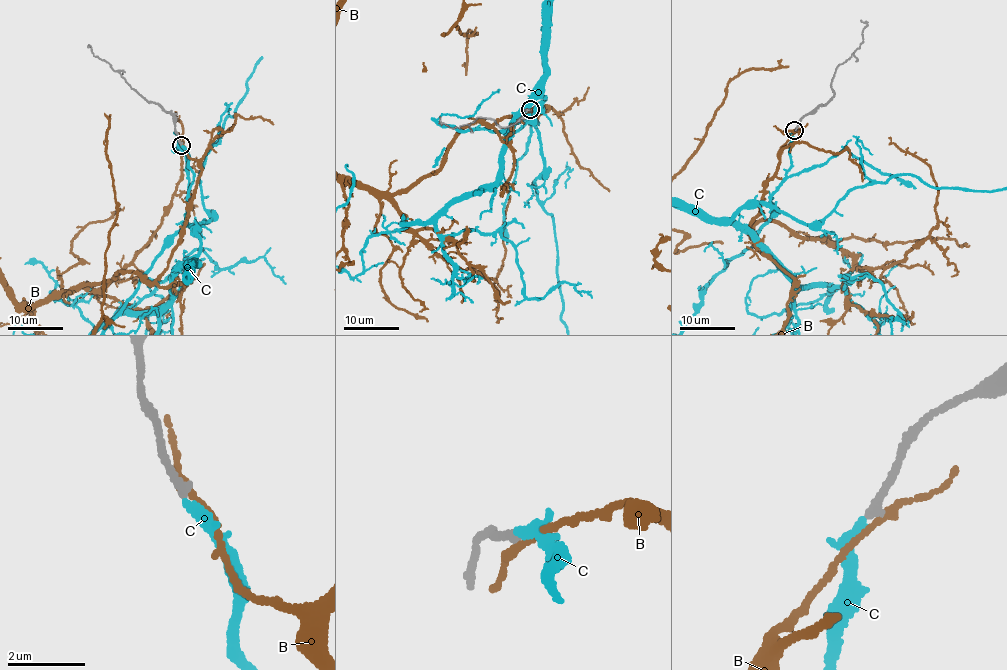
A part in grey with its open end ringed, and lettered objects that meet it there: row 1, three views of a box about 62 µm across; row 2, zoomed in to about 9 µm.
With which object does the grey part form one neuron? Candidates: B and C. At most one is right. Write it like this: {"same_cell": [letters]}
{"same_cell": ["C"]}

